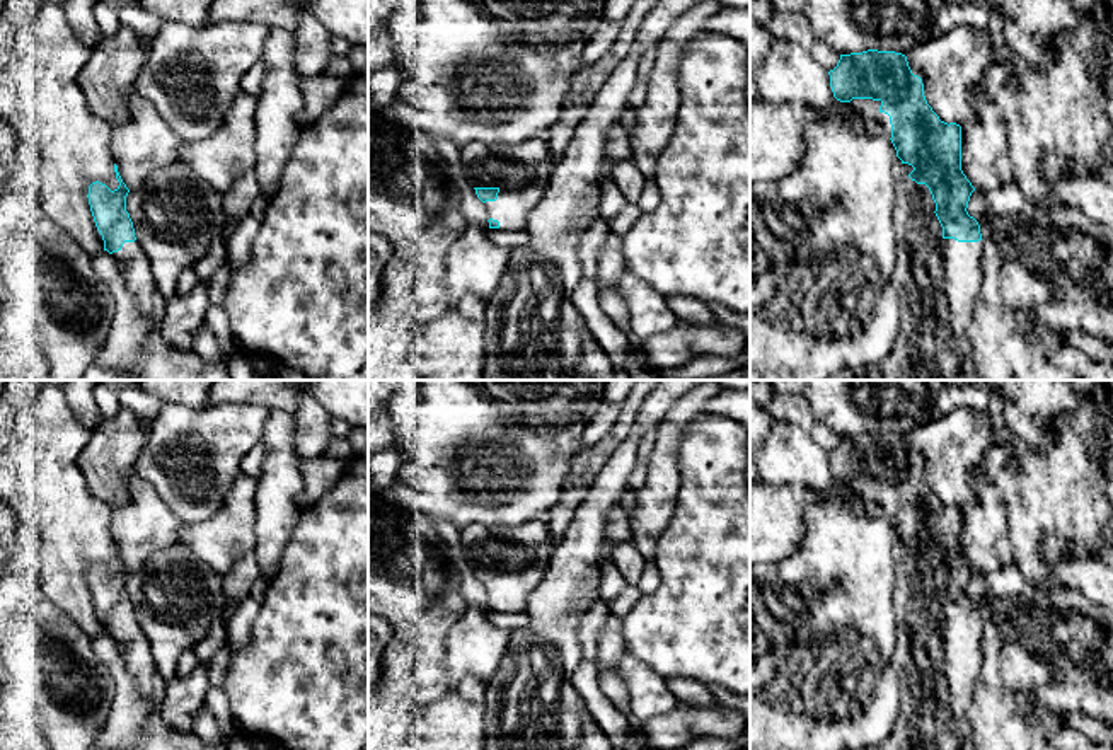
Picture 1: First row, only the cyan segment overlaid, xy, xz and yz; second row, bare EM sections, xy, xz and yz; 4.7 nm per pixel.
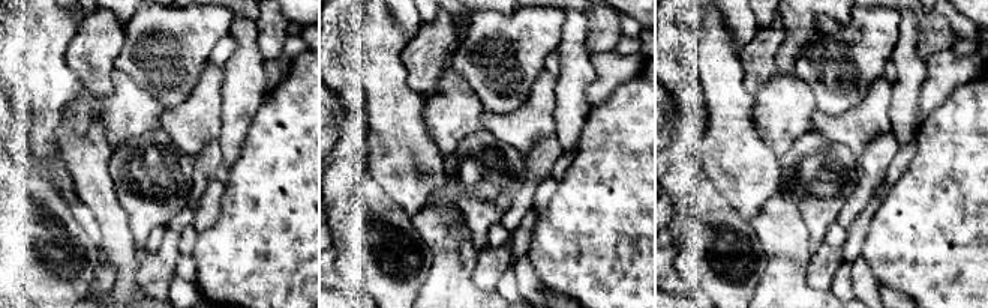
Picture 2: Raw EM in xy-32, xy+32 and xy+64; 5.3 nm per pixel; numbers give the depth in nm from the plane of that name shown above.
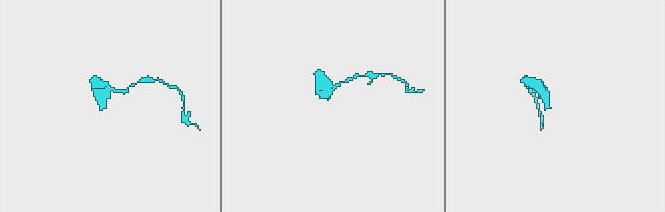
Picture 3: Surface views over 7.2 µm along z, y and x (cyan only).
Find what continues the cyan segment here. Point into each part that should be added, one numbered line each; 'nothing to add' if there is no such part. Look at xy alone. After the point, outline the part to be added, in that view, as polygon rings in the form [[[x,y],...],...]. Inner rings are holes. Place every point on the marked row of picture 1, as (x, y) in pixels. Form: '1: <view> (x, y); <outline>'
1: xy (135, 266); [[[138,240],[124,242],[118,252],[111,254],[119,268],[126,291],[133,297],[143,315],[153,314],[153,300],[159,291],[152,276],[152,266]]]

